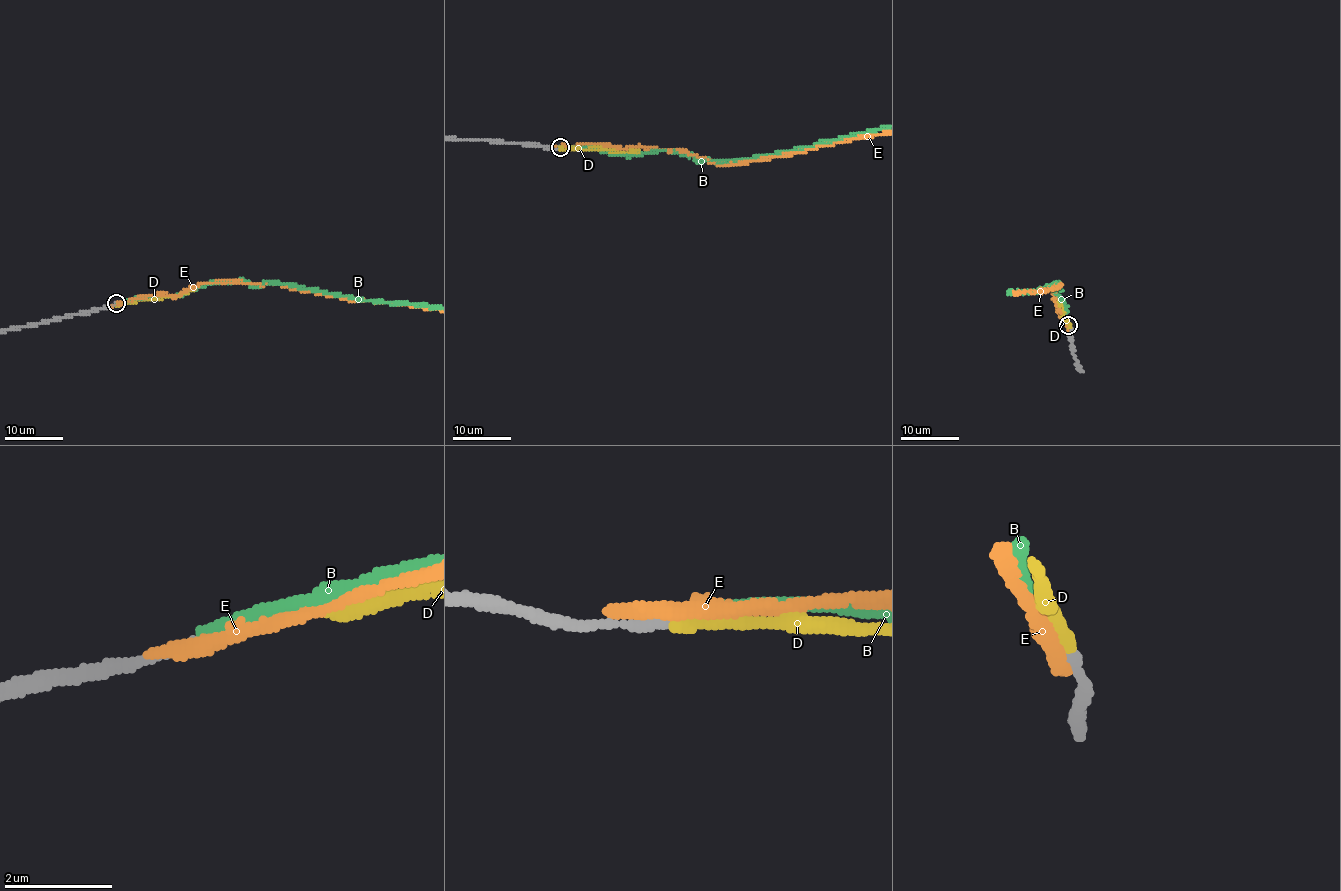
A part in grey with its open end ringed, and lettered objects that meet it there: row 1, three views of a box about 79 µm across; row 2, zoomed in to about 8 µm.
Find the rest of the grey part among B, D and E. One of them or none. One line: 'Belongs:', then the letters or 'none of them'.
Belongs: D

